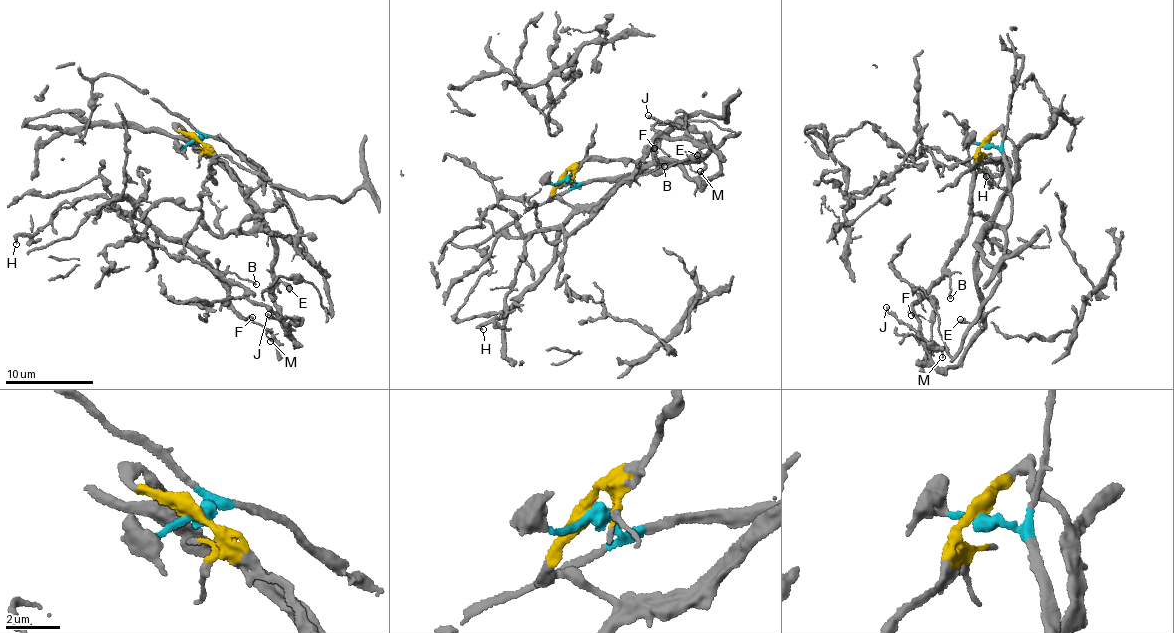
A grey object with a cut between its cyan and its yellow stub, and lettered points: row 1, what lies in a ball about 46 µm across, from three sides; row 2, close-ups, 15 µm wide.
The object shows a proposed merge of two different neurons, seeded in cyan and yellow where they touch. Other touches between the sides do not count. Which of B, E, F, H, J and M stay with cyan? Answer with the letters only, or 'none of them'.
none of them

